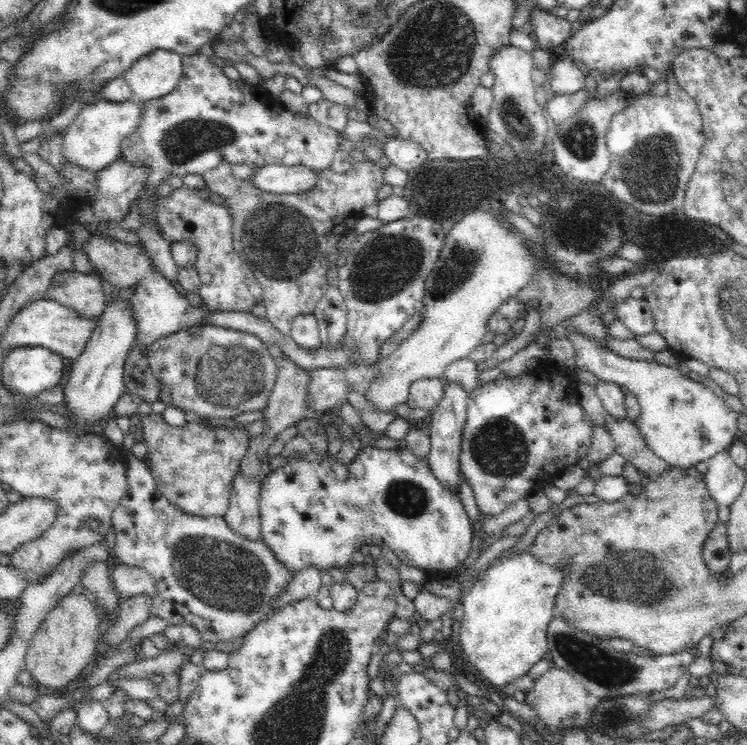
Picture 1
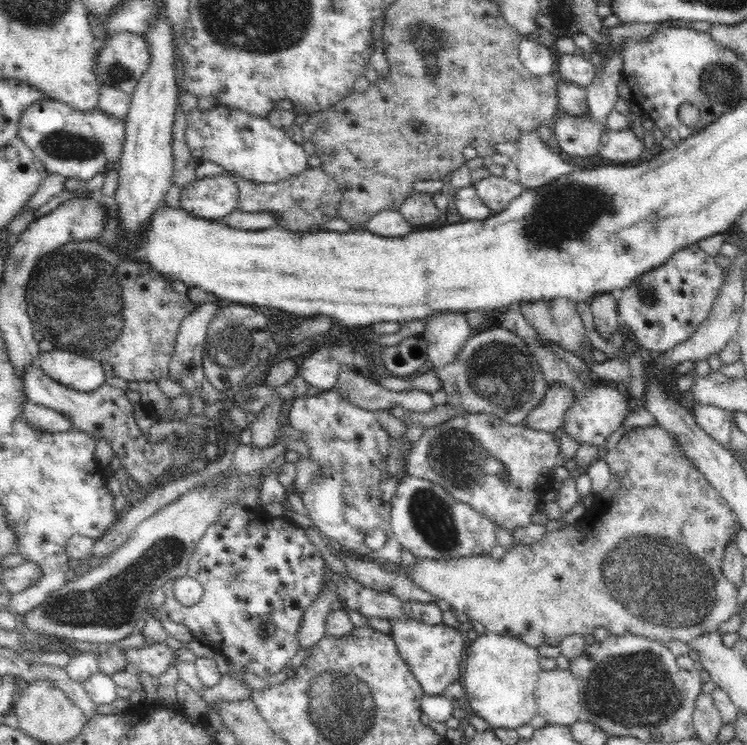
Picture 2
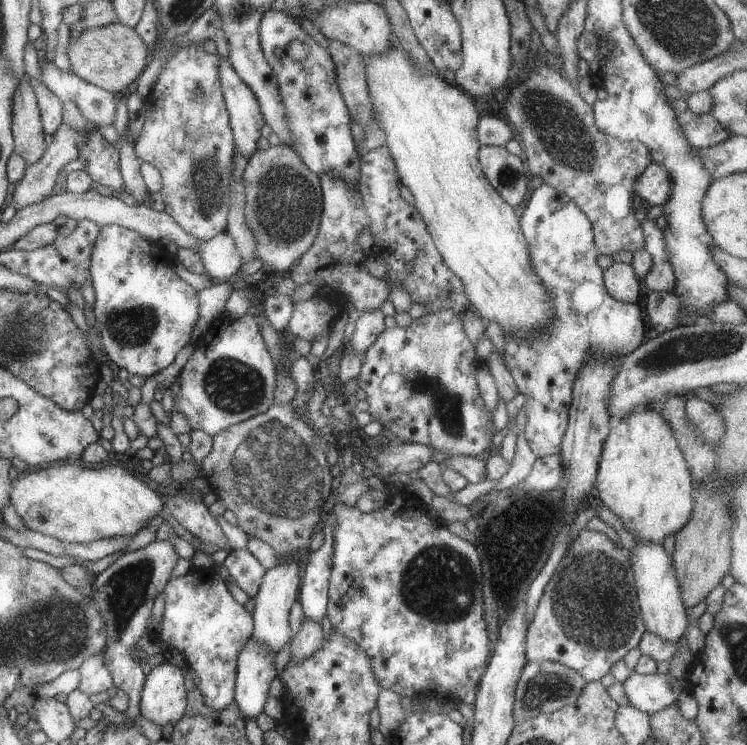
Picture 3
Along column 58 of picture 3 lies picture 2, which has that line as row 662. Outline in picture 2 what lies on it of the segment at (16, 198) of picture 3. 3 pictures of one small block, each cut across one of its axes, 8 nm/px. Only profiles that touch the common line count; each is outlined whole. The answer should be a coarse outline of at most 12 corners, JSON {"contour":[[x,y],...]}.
{"contour":[[164,643],[123,651],[128,668],[158,678],[178,661]]}

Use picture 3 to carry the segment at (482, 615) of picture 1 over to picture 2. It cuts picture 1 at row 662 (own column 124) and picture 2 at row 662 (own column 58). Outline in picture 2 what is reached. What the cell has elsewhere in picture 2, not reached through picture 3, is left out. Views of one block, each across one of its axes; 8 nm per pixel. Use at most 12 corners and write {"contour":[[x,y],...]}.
{"contour":[[478,635],[459,678],[491,728],[537,714],[541,655],[518,638]]}

